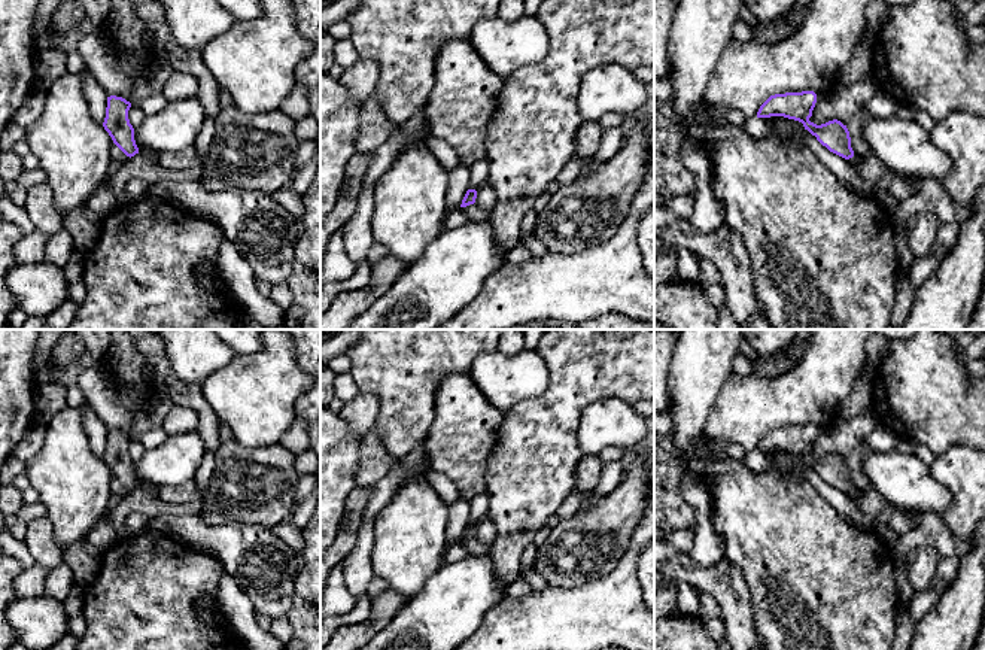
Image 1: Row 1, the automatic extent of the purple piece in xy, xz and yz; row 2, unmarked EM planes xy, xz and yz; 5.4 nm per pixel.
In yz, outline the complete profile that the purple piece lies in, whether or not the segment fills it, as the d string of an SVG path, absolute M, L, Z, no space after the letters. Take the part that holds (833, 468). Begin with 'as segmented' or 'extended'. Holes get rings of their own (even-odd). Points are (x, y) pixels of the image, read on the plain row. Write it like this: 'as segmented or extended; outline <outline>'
as segmented; outline M814 425L775 428L760 440L757 452L784 450L799 455L830 486L845 493L852 492L854 485L846 459L837 453L821 459L809 455L815 437L817 428Z

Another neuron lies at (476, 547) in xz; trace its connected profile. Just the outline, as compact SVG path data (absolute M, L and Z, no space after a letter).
M477 537L460 543L469 552L469 555L480 556L484 553L490 553L490 546L483 544Z

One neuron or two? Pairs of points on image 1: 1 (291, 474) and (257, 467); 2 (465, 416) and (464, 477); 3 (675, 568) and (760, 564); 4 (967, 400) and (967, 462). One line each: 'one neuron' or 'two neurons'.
1: one neuron
2: one neuron
3: two neurons
4: two neurons

